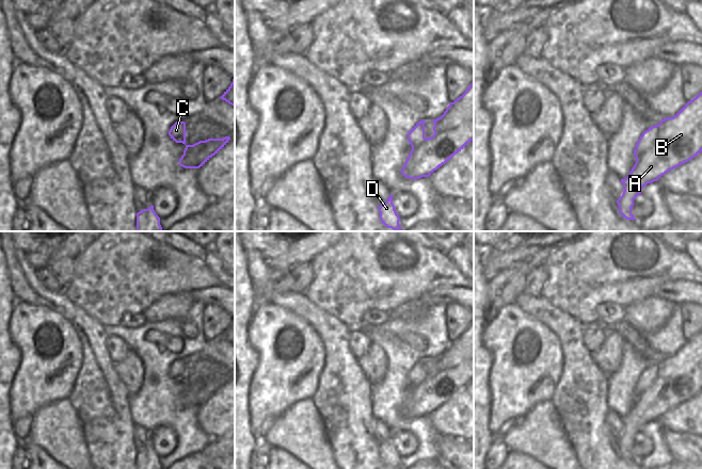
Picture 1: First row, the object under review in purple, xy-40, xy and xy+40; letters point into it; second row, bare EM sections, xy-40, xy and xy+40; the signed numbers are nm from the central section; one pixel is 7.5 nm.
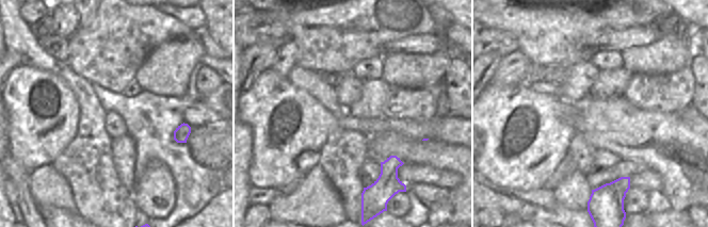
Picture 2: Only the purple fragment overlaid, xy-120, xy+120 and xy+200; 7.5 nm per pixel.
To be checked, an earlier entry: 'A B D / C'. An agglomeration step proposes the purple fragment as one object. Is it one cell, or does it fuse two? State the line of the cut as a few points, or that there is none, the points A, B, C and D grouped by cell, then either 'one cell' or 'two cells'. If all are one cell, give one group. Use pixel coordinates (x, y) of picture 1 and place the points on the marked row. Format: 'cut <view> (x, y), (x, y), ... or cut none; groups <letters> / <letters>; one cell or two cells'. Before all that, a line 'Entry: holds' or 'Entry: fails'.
Entry: holds
cut xy+40 (658, 124), (657, 139), (636, 160); groups A B D / C; two cells

